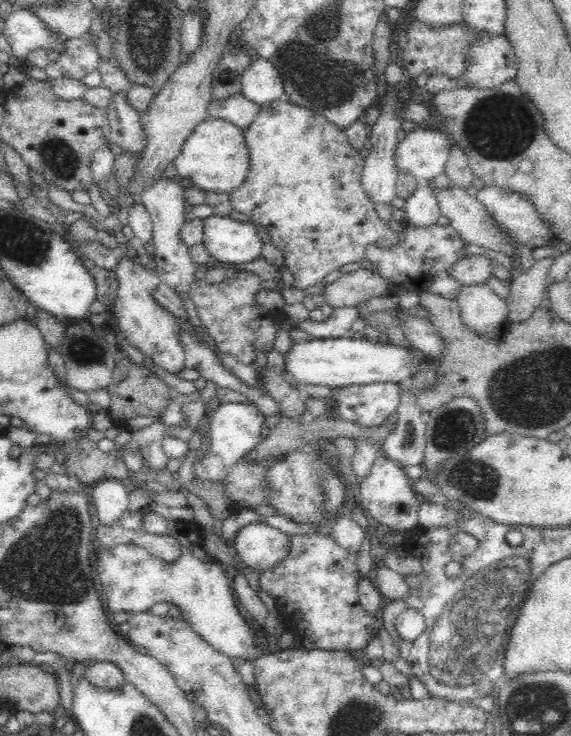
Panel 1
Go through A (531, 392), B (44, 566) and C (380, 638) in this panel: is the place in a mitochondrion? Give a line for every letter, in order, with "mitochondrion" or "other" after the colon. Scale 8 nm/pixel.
A: mitochondrion
B: mitochondrion
C: other

